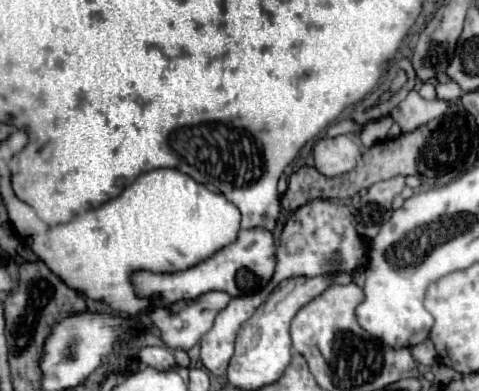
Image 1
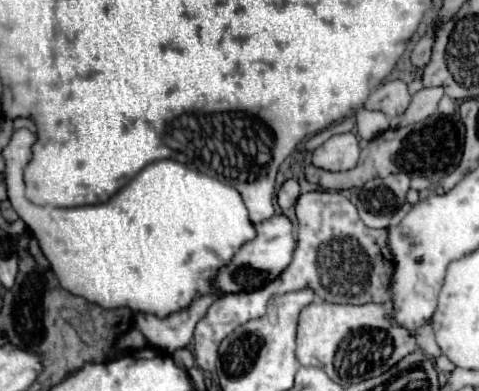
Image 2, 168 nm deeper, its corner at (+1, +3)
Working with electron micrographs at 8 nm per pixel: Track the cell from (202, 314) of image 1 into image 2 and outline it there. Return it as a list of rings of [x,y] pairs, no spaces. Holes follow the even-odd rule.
[[[219,295],[199,297],[191,303],[191,307],[187,307],[175,315],[169,315],[167,319],[159,319],[159,317],[147,315],[147,313],[135,313],[133,327],[139,329],[145,335],[147,343],[151,343],[153,347],[173,353],[173,351],[189,345],[195,323],[207,313],[207,307],[215,301],[215,297],[219,297]]]

